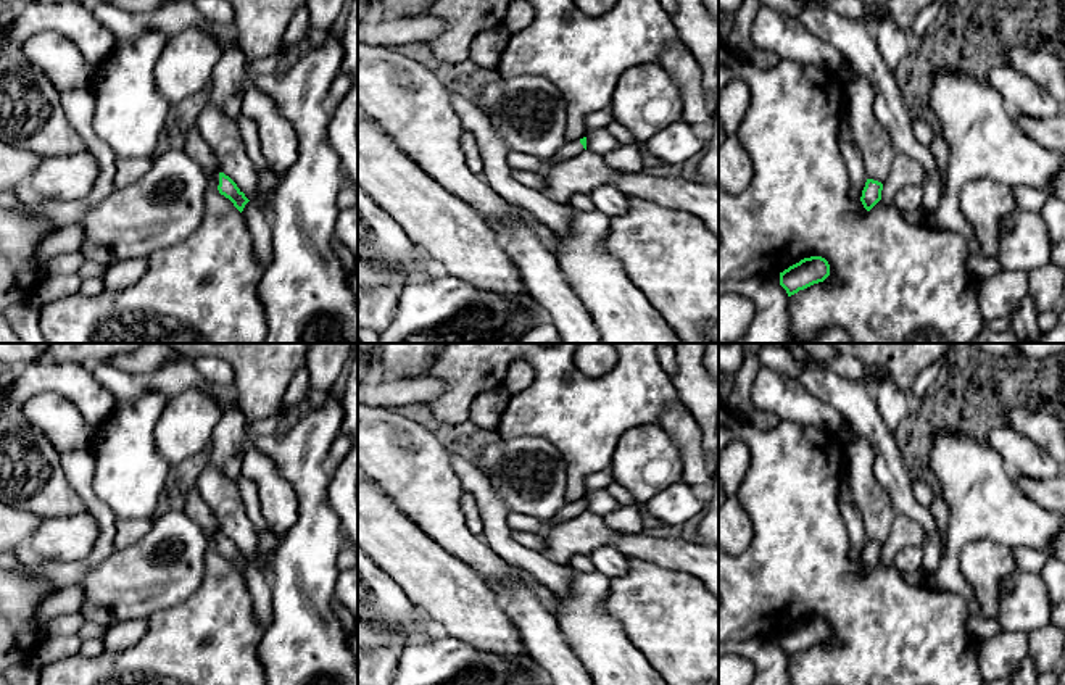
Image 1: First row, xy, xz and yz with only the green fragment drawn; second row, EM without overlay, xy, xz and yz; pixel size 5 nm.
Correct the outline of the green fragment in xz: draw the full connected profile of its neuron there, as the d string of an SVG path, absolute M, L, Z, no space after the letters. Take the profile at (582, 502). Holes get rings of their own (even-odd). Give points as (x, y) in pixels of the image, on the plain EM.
M586 498L575 501L575 503L566 503L562 509L554 516L554 519L543 525L545 529L548 529L557 524L569 522L575 519L578 514L582 514L583 511L586 511Z

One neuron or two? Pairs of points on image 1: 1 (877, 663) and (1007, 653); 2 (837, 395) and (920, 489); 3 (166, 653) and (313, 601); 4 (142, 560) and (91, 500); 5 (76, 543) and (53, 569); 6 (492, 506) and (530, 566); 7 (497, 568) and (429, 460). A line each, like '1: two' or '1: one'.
1: two
2: two
3: two
4: two
5: two
6: one
7: one

